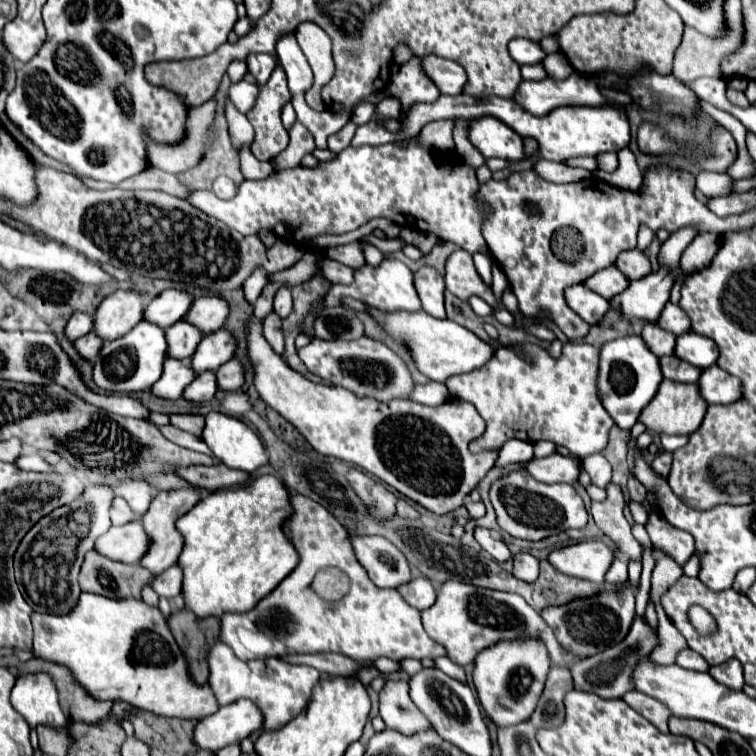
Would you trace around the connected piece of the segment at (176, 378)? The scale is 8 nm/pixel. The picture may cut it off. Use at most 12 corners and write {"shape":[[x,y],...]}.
{"shape":[[168,358],[150,394],[178,400],[196,378],[190,360]]}

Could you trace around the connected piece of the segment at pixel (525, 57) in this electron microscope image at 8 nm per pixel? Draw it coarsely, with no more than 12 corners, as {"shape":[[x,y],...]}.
{"shape":[[514,38],[508,44],[518,64],[540,64],[538,42]]}

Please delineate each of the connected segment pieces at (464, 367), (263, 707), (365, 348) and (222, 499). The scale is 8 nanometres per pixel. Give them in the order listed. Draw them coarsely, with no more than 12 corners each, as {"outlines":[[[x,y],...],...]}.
{"outlines":[[[368,312],[430,380],[478,370],[494,348],[448,318]],[[208,656],[218,706],[240,698],[274,732],[310,702],[320,672],[280,658]],[[368,336],[312,338],[312,374],[360,398],[406,400],[406,362]],[[274,476],[178,520],[200,620],[248,612],[298,564]]]}

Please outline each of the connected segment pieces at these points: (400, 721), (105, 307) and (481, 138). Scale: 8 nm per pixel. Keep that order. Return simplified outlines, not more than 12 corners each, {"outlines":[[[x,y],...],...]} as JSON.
{"outlines":[[[386,678],[380,716],[386,728],[432,728],[410,700],[406,680]],[[116,290],[94,312],[94,332],[116,340],[142,320],[140,294]],[[490,116],[470,122],[470,142],[484,154],[526,158],[522,138]]]}

